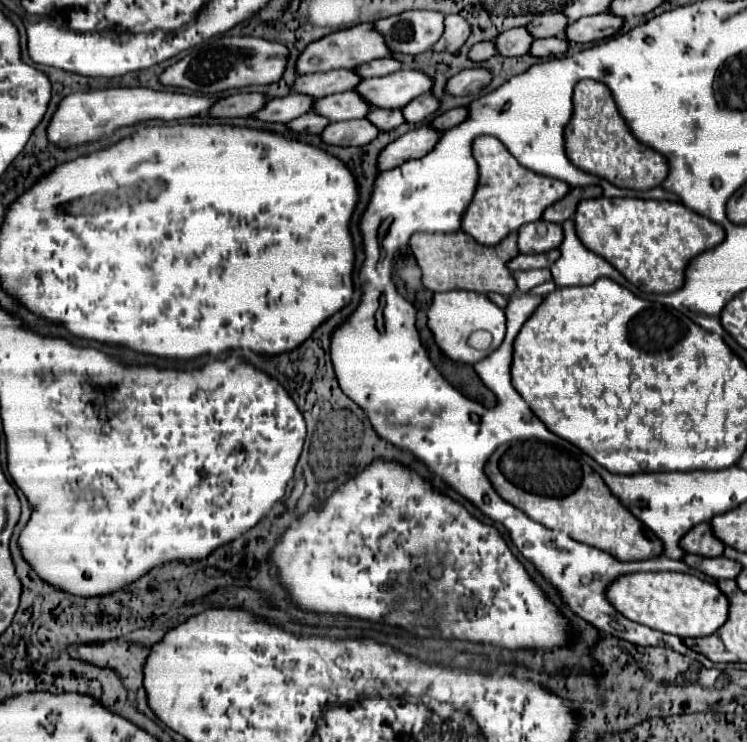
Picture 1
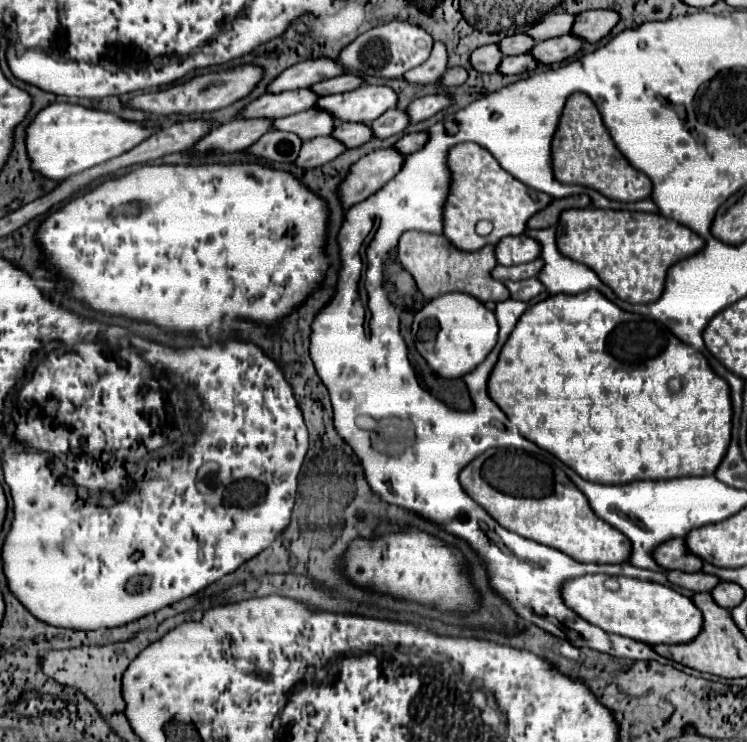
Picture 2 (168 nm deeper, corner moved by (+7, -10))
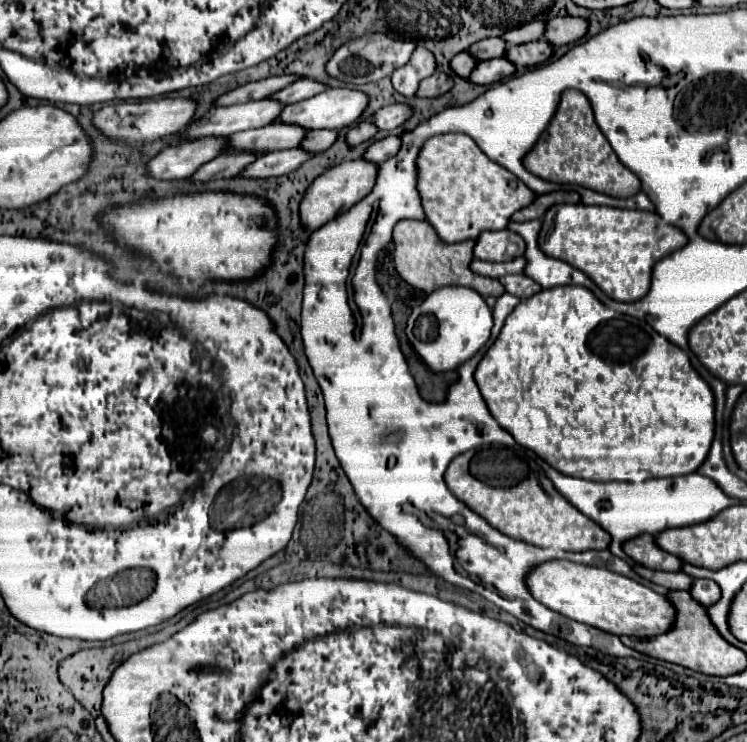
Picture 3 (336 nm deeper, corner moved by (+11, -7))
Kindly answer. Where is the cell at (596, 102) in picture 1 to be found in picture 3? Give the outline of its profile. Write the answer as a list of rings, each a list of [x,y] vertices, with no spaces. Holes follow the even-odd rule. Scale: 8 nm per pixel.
[[[566,89],[562,93],[560,105],[548,125],[548,129],[542,133],[538,143],[532,147],[532,151],[524,157],[524,165],[530,173],[552,181],[552,183],[570,183],[570,185],[582,185],[588,189],[594,189],[598,193],[610,195],[610,197],[632,197],[640,191],[640,179],[620,163],[616,153],[612,151],[610,143],[602,135],[600,127],[594,121],[592,107],[584,93],[576,89]]]

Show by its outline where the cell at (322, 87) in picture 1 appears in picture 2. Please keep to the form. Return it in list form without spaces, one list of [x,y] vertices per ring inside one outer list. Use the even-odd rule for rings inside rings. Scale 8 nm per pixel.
[[[300,88],[292,92],[282,92],[282,94],[262,94],[260,98],[252,100],[246,104],[240,112],[238,118],[284,118],[292,116],[296,112],[308,110],[316,104],[318,96],[310,88]]]

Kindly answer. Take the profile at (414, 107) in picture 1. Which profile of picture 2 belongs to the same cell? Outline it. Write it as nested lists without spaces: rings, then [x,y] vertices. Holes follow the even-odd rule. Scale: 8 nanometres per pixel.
[[[386,110],[380,118],[376,118],[370,128],[372,128],[372,134],[374,138],[378,140],[384,140],[388,136],[394,136],[394,134],[400,134],[402,130],[406,130],[408,126],[408,118],[404,116],[402,110]]]

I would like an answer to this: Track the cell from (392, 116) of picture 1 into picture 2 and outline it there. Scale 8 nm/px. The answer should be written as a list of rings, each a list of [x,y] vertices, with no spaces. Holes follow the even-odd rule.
[[[336,122],[332,134],[338,142],[342,142],[346,148],[356,148],[372,138],[372,130],[366,124],[354,124],[354,122]]]

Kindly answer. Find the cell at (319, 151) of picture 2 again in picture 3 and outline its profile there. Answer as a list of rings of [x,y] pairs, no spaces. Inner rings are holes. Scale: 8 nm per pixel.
[[[284,149],[284,151],[272,151],[268,155],[258,157],[252,165],[248,165],[242,175],[244,177],[280,177],[284,173],[292,173],[300,167],[300,163],[308,161],[308,157],[314,157],[314,153],[304,153],[304,149]]]

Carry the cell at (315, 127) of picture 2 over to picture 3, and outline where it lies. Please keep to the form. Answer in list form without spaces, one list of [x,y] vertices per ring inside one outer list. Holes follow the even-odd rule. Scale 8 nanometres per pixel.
[[[274,121],[260,129],[234,133],[228,141],[230,141],[230,147],[238,151],[268,153],[268,151],[298,147],[300,141],[304,139],[304,133],[308,133],[308,129],[300,129],[298,125],[284,125],[282,121]]]

